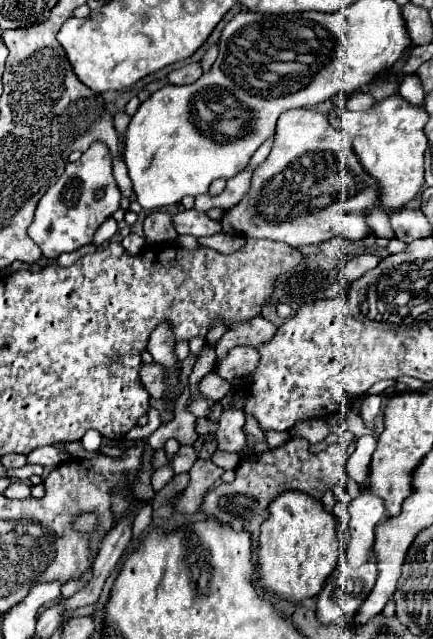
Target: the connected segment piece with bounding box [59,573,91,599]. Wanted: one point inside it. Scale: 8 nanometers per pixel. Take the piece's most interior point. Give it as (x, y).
(70, 587)

